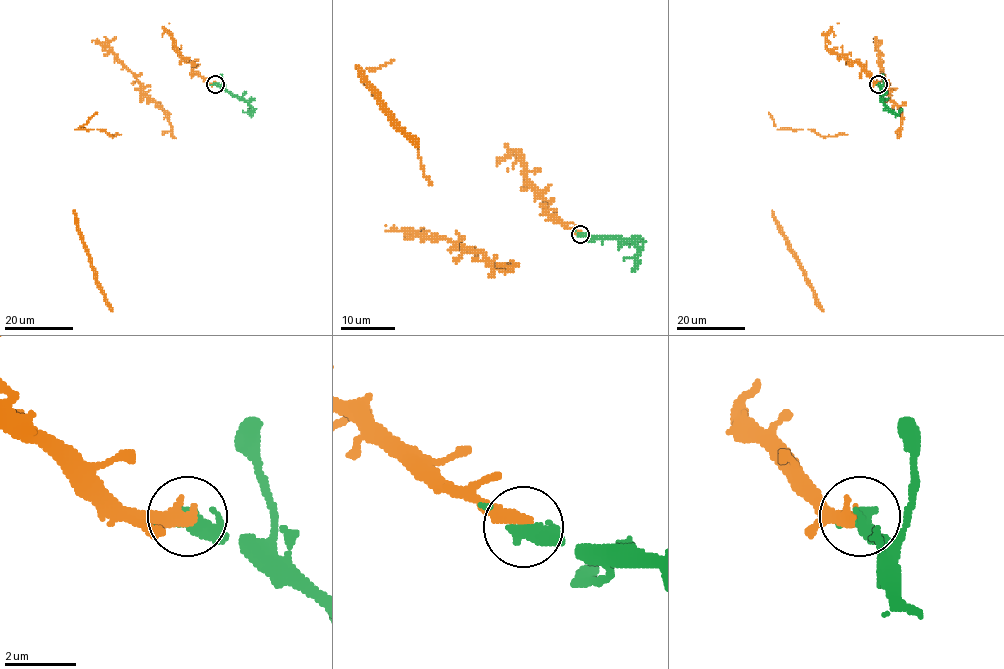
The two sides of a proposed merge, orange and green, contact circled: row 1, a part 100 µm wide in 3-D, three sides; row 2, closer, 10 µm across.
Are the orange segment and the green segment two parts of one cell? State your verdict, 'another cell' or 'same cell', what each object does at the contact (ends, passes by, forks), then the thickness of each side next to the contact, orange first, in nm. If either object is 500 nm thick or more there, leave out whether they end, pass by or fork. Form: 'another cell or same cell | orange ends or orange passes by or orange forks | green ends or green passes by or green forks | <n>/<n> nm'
same cell | orange ends | green forks | 400/320 nm

